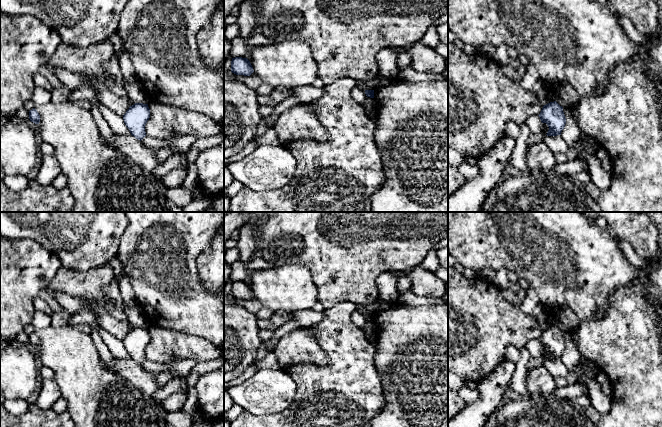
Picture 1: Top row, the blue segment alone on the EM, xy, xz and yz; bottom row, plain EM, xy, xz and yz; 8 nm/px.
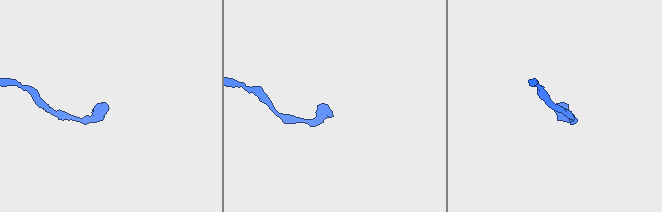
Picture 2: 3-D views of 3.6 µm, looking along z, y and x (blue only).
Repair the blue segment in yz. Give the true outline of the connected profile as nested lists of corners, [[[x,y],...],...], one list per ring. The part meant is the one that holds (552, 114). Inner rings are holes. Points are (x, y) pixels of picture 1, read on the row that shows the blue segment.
[[[556,101],[550,102],[543,106],[538,115],[542,123],[546,123],[549,127],[547,136],[561,135],[566,124],[566,118],[563,112],[563,107]]]

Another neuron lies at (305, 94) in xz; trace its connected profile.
[[[312,85],[302,86],[295,90],[290,90],[289,95],[293,96],[298,103],[310,103],[320,98],[324,93],[324,87],[316,88]]]

